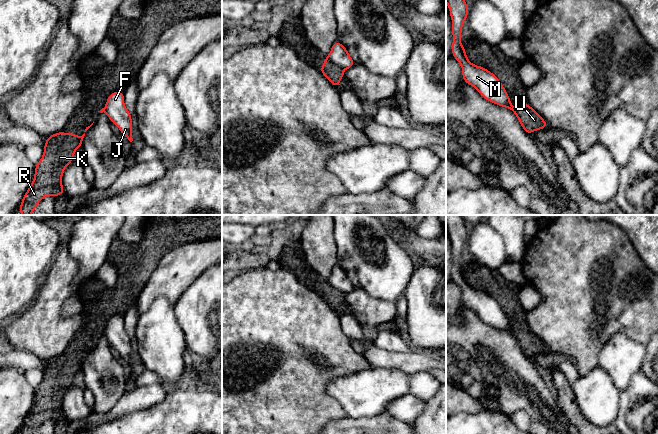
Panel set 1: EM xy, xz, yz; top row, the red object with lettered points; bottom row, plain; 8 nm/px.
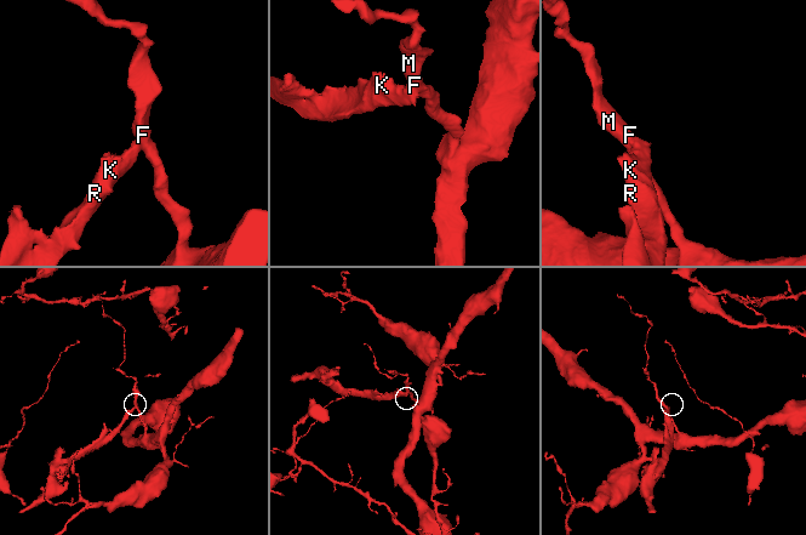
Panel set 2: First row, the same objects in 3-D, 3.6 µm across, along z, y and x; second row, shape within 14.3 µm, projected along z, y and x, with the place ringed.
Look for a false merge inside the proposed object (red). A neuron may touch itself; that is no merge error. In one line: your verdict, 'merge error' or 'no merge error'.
merge error

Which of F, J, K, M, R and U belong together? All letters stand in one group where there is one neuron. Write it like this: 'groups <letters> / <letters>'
groups F J M / K R U

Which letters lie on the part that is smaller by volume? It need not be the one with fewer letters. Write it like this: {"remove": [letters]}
{"remove": ["K", "R", "U"]}

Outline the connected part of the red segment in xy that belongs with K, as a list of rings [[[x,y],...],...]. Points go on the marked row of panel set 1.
[[[57,132],[46,138],[43,156],[35,165],[34,179],[21,203],[21,215],[31,215],[38,203],[47,196],[63,195],[62,176],[73,161],[75,151],[82,147],[82,136],[75,133]]]

